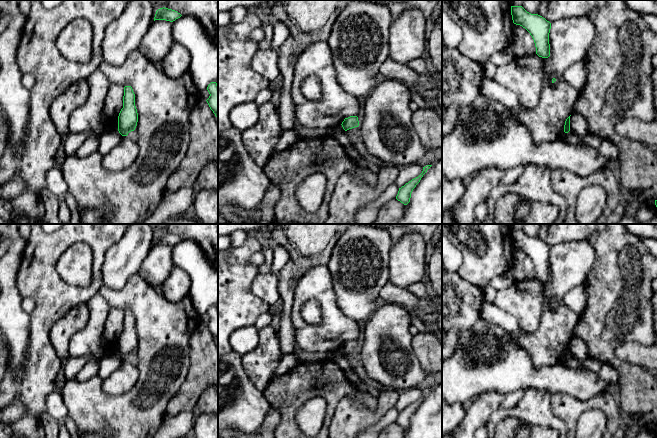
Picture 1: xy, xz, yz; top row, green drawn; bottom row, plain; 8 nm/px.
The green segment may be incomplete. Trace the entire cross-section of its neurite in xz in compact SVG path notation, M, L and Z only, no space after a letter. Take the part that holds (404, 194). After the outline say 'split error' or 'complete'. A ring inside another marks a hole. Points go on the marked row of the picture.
M427 165L427 166L423 167L423 171L418 177L412 179L411 181L406 183L404 186L399 188L398 194L396 196L396 199L398 201L400 201L401 203L403 203L404 205L407 205L410 202L411 193L412 193L413 189L420 182L420 180L423 177L423 175L427 172L427 170L431 166L432 165Z; complete

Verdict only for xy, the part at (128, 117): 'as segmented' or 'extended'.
as segmented

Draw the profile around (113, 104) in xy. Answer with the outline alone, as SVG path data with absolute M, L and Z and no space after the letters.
M108 83L108 85L109 89L101 113L102 127L94 132L67 134L63 143L66 156L74 155L88 137L99 137L106 130L114 130L119 113L123 108L124 88L114 83Z

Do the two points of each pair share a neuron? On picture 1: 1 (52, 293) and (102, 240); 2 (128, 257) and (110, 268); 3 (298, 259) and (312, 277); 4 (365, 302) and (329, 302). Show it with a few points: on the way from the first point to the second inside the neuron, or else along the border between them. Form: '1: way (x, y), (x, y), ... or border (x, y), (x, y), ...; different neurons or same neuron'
1: way (73, 293), (85, 293), (96, 282), (98, 261); same neuron
2: way (124, 259), (114, 268); same neuron
3: border (326, 264), (314, 265), (307, 269), (294, 290); different neurons
4: border (331, 279), (337, 306), (352, 320); different neurons

